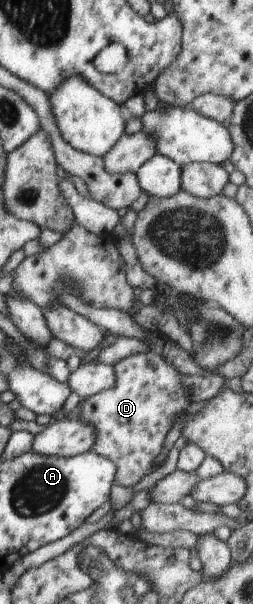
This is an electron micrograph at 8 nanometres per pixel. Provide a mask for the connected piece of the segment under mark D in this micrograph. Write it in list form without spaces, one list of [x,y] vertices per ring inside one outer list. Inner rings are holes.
[[[138,352],[120,362],[113,364],[116,372],[114,386],[98,392],[94,396],[83,399],[78,419],[92,424],[96,428],[96,444],[92,451],[106,456],[116,464],[115,484],[130,488],[136,486],[144,476],[148,476],[156,468],[156,458],[164,450],[164,436],[170,430],[176,416],[180,416],[182,408],[190,404],[186,390],[182,386],[182,376],[176,368],[172,368],[166,360],[162,360],[159,352]]]

